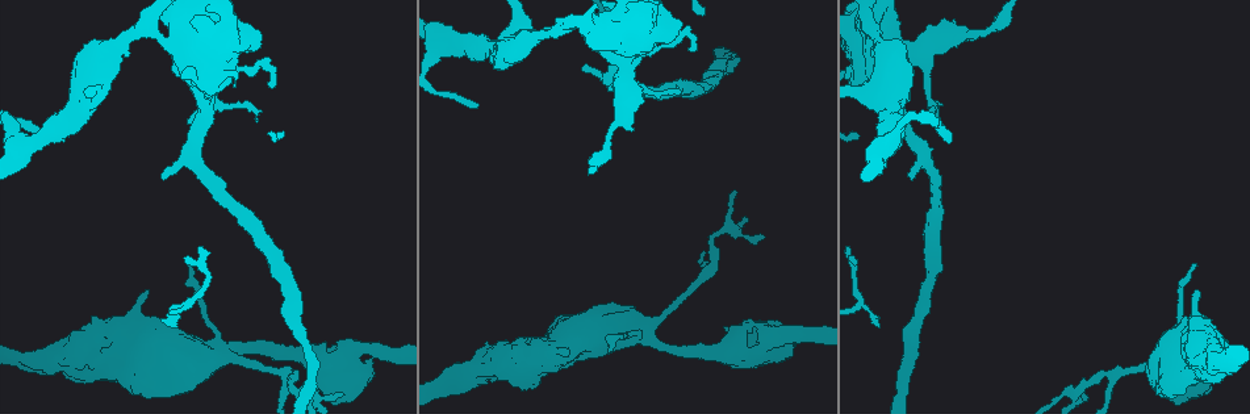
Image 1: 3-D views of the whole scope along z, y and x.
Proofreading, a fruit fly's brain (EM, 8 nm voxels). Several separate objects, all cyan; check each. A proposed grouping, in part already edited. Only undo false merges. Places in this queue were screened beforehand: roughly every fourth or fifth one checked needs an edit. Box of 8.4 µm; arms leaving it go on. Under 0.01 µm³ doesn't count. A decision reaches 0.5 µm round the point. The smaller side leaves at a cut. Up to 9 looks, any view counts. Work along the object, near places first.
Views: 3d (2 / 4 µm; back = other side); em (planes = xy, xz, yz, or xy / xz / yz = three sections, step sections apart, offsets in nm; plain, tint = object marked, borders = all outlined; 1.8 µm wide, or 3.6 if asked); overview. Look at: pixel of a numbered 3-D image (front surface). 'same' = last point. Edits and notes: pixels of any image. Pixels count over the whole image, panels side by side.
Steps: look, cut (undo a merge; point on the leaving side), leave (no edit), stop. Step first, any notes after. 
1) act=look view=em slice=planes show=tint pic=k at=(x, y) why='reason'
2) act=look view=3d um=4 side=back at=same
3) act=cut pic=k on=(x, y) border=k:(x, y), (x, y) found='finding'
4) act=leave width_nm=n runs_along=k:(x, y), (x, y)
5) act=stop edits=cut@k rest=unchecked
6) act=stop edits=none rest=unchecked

act=look view=em um=3.6 slice=xz step=4 show=tint pic=1 at=(642, 334) why='abrupt turn'

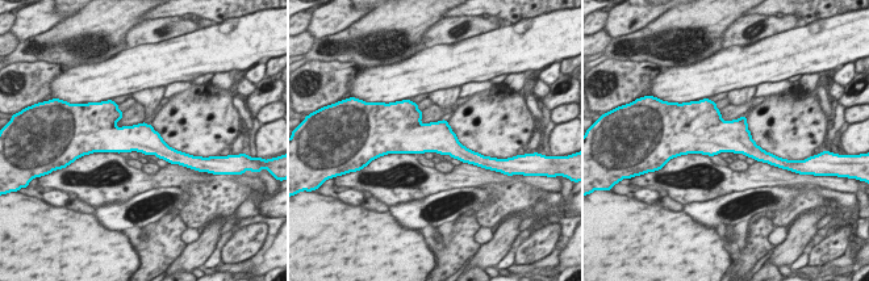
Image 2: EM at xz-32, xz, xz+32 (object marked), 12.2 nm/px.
act=look view=em um=3.6 slice=planes show=tint at=same why='another direction'

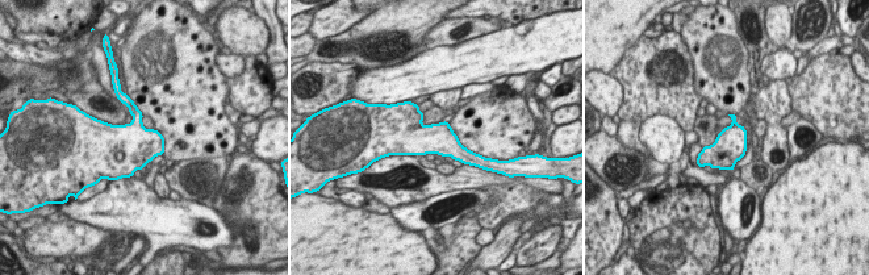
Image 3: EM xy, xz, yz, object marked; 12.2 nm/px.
act=leave found='one neuron here'

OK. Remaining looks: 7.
act=look view=3d um=4 pic=1 at=(1078, 392) why='sharp bend'

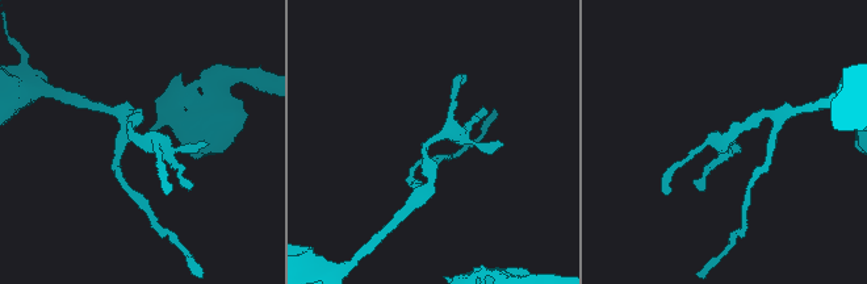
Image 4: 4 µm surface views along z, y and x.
act=look view=em slice=xy step=4 show=tint pic=4 at=(727, 143) why='shape alone is not enough'

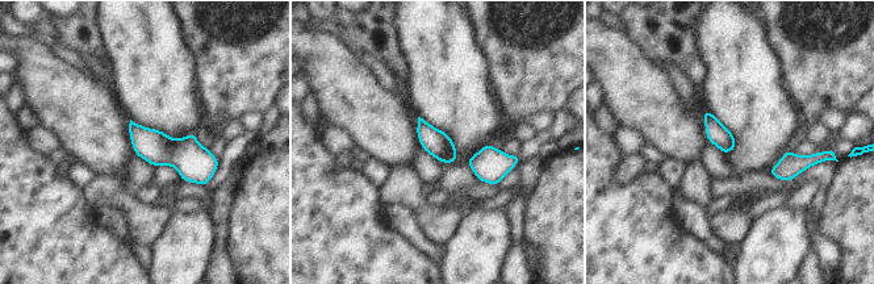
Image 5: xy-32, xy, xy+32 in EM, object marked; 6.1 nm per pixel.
act=look view=em slice=planes show=tint at=same why='another direction'

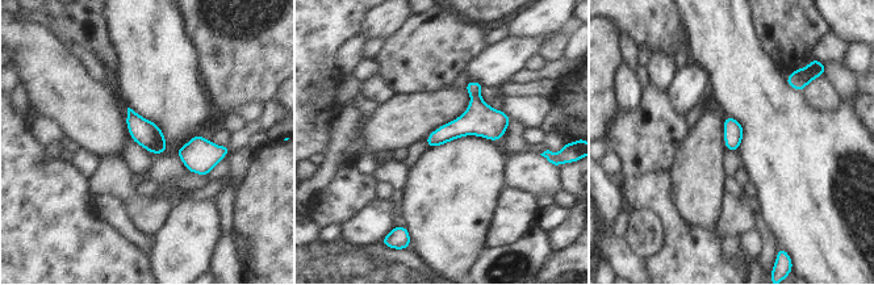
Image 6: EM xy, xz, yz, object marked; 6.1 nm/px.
act=leave found='one neuron here'

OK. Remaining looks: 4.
act=look view=3d um=4 pic=1 at=(205, 98)

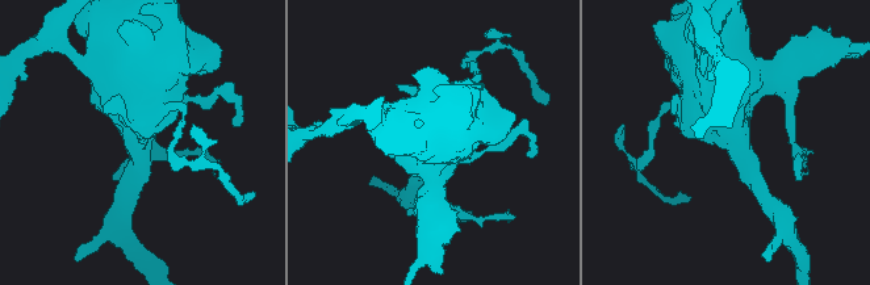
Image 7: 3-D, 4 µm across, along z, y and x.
act=look view=em um=3.6 slice=xy step=16 show=tint pic=7 at=(140, 141) arm_widths_nm=240,850

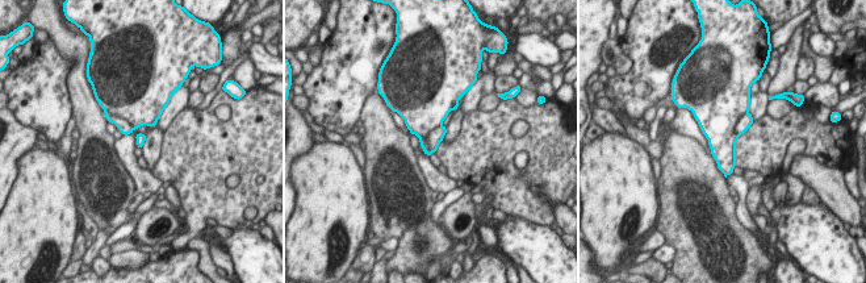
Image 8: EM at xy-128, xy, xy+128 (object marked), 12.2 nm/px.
act=cut pic=8 on=(434, 138) border=8:(440, 125), (419, 136), (431, 152) found='a second neuron is stuck on'

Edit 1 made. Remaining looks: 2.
act=stop edits=cut@8 rest=unchecked

